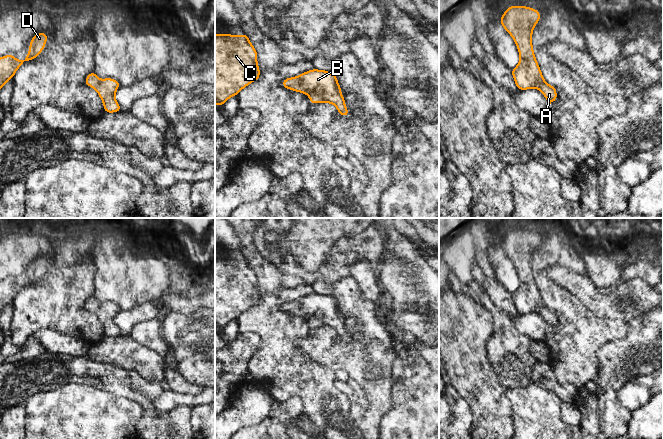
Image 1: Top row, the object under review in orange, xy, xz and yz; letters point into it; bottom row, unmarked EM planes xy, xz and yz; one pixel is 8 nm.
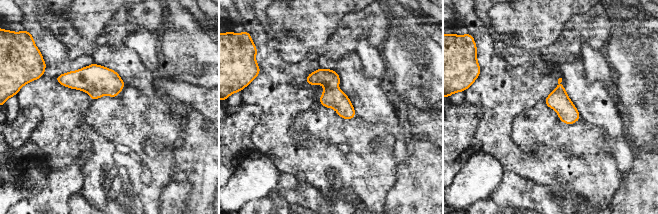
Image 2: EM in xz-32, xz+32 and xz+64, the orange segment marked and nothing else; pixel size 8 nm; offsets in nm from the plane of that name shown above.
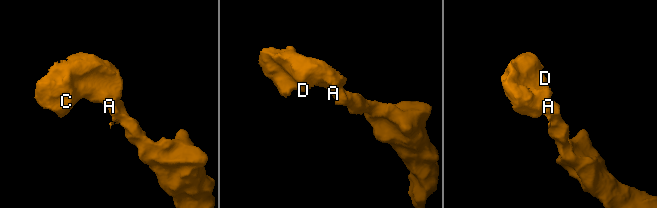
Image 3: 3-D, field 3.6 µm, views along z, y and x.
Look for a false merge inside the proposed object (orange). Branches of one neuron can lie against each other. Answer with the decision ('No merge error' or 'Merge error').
No merge error

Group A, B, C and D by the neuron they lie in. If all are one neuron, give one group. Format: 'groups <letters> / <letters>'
groups A B C D

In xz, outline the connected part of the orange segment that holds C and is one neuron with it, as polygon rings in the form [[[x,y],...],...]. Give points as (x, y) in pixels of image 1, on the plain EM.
[[[246,258],[215,259],[215,328],[218,331],[259,302],[257,276]]]

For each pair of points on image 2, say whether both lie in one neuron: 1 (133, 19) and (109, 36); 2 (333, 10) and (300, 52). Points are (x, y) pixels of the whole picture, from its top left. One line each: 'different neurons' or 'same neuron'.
1: same neuron
2: different neurons

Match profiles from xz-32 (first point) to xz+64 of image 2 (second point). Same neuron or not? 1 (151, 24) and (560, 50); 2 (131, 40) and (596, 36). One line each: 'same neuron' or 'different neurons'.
1: same neuron
2: different neurons

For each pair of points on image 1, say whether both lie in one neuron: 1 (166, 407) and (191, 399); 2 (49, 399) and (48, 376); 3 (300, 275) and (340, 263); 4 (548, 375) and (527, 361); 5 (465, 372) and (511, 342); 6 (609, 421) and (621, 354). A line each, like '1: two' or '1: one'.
1: one
2: two
3: one
4: two
5: two
6: one

